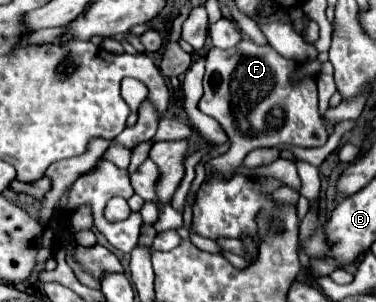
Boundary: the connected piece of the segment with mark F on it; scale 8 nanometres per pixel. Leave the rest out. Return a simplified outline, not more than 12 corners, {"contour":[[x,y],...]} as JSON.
{"contour":[[245,38],[211,48],[199,110],[229,152],[231,178],[265,146],[323,146],[317,82]]}

